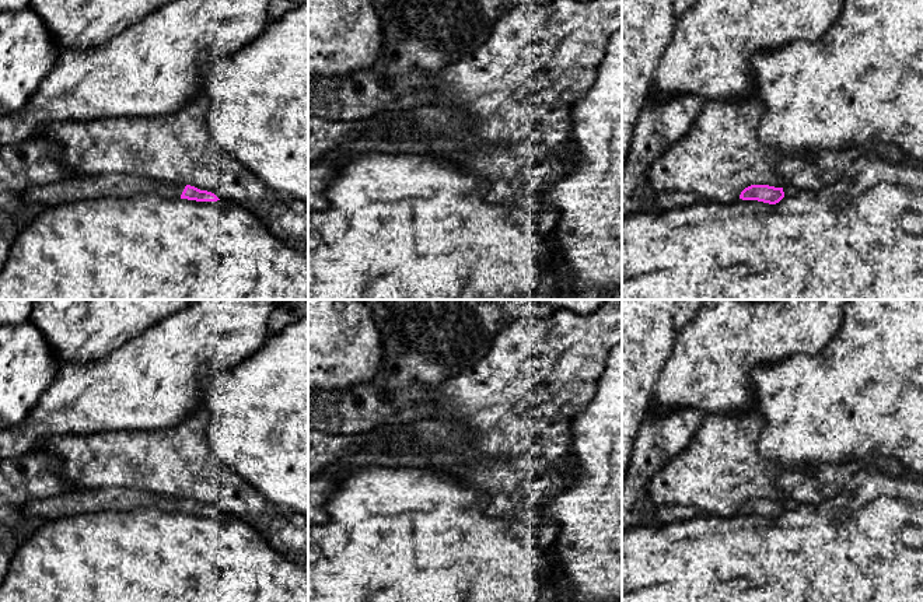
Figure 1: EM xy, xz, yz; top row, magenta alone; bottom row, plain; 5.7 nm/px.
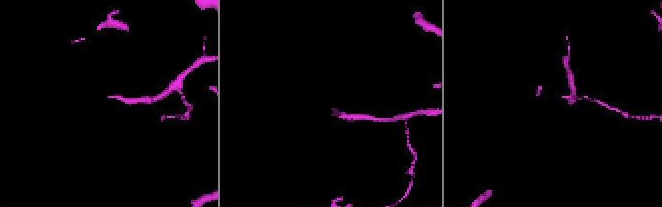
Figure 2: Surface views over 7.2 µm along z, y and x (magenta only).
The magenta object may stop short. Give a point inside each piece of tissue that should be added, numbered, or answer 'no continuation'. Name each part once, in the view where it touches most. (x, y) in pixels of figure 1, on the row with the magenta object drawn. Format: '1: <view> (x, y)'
1: xy (118, 185)

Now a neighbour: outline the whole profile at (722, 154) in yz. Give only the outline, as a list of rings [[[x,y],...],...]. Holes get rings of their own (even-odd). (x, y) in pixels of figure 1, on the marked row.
[[[754,94],[738,104],[705,101],[689,132],[653,161],[648,169],[650,185],[657,192],[695,192],[710,202],[733,203],[751,185],[783,188],[793,183],[800,190],[832,185],[864,153],[863,147],[847,146],[804,162],[800,157],[789,155],[759,139],[759,123],[765,111],[765,104]]]

